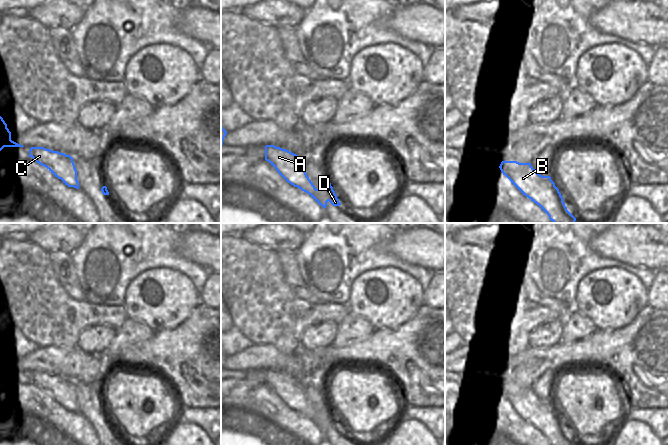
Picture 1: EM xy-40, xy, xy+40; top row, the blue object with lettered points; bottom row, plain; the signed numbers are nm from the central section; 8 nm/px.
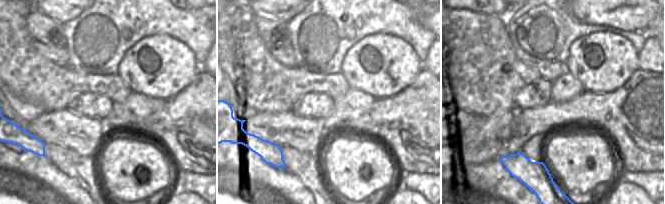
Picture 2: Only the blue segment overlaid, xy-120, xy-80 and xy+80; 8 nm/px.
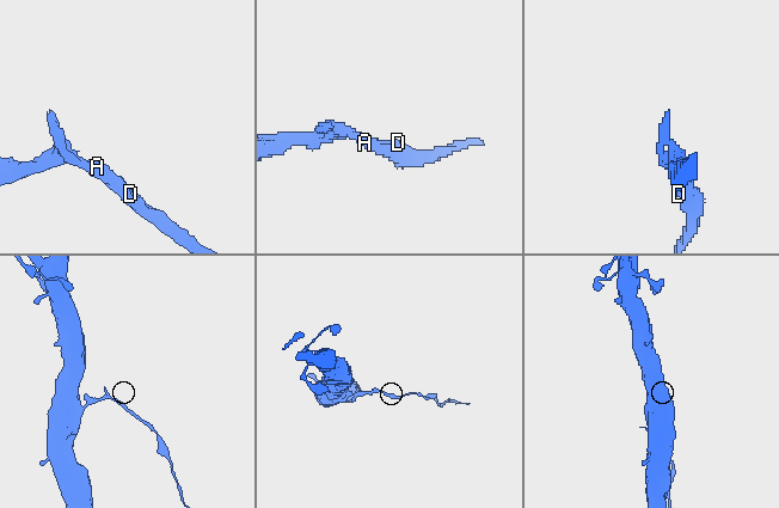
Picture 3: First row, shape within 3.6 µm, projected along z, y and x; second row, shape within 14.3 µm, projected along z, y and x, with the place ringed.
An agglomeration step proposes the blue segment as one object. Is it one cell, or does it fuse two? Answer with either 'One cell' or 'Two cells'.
Two cells.

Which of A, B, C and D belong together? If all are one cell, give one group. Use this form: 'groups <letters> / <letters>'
groups A C / B D

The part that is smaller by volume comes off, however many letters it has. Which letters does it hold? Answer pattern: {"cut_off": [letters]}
{"cut_off": ["B", "D"]}

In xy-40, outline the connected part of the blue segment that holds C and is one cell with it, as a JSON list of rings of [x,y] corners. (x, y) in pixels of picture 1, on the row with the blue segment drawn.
[[[31,147],[29,157],[32,157],[34,161],[46,167],[58,179],[61,179],[61,172],[66,164],[66,160],[71,158],[70,155],[44,147]]]

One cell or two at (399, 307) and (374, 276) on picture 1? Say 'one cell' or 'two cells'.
one cell

